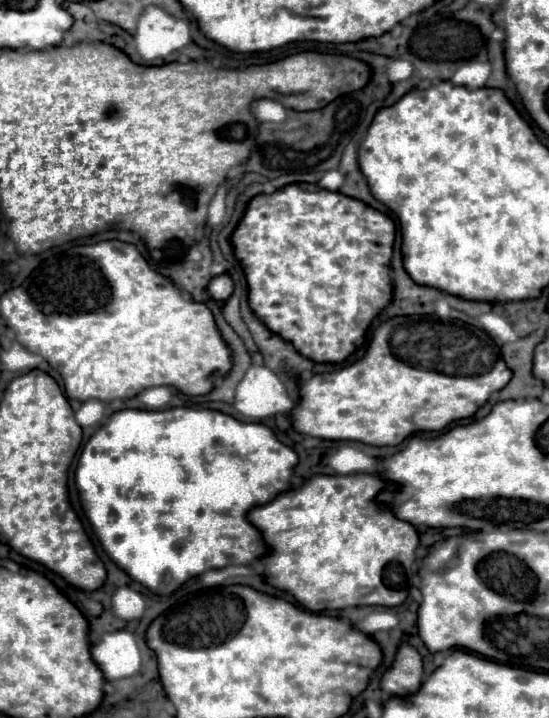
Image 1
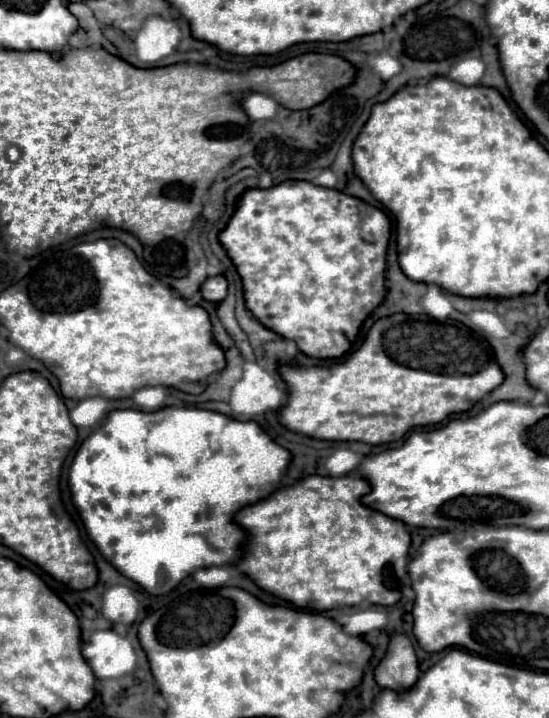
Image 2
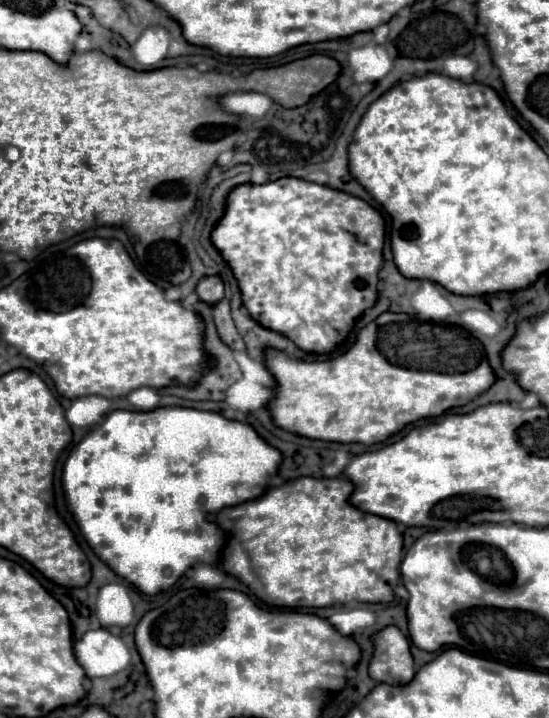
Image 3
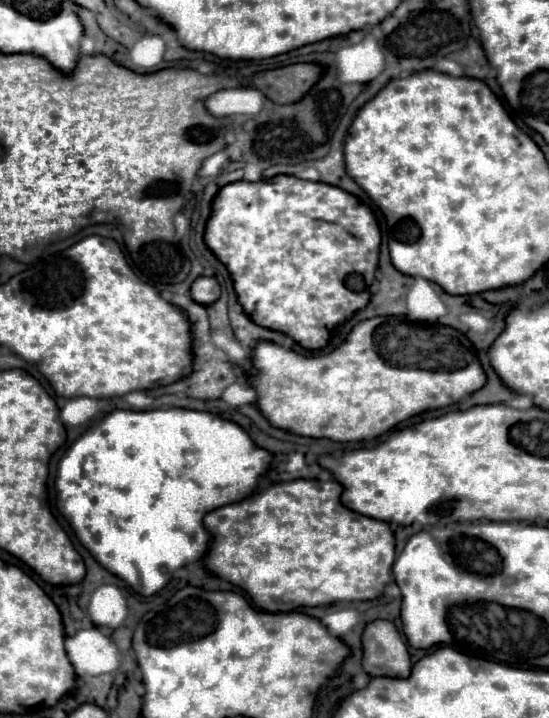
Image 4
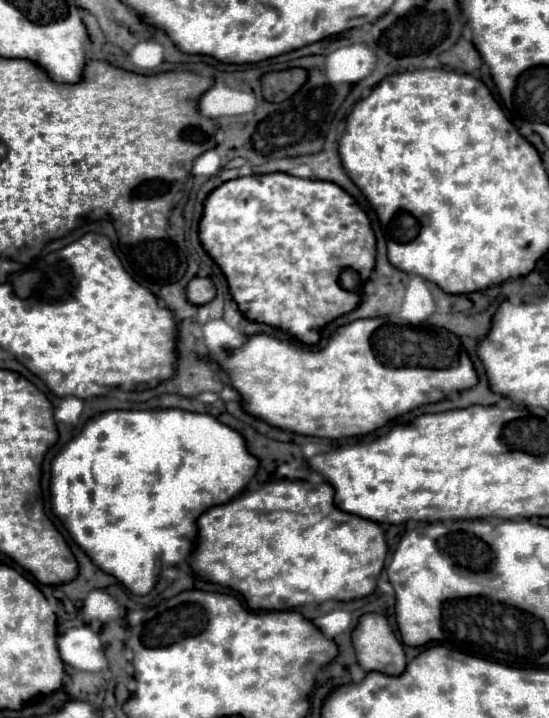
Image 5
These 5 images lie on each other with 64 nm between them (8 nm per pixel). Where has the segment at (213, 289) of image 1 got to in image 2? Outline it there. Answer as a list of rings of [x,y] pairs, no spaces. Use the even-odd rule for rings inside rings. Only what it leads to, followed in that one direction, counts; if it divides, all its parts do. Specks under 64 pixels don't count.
[[[224,276],[206,278],[204,284],[200,286],[200,294],[208,302],[222,302],[226,298],[226,292],[228,292],[228,282]]]

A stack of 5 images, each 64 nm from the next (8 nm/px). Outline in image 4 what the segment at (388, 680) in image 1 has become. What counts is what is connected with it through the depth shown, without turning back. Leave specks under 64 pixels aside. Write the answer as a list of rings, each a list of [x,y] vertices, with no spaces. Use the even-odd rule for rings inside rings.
[[[374,620],[362,632],[362,668],[368,676],[406,678],[410,656],[402,636],[390,620]]]

